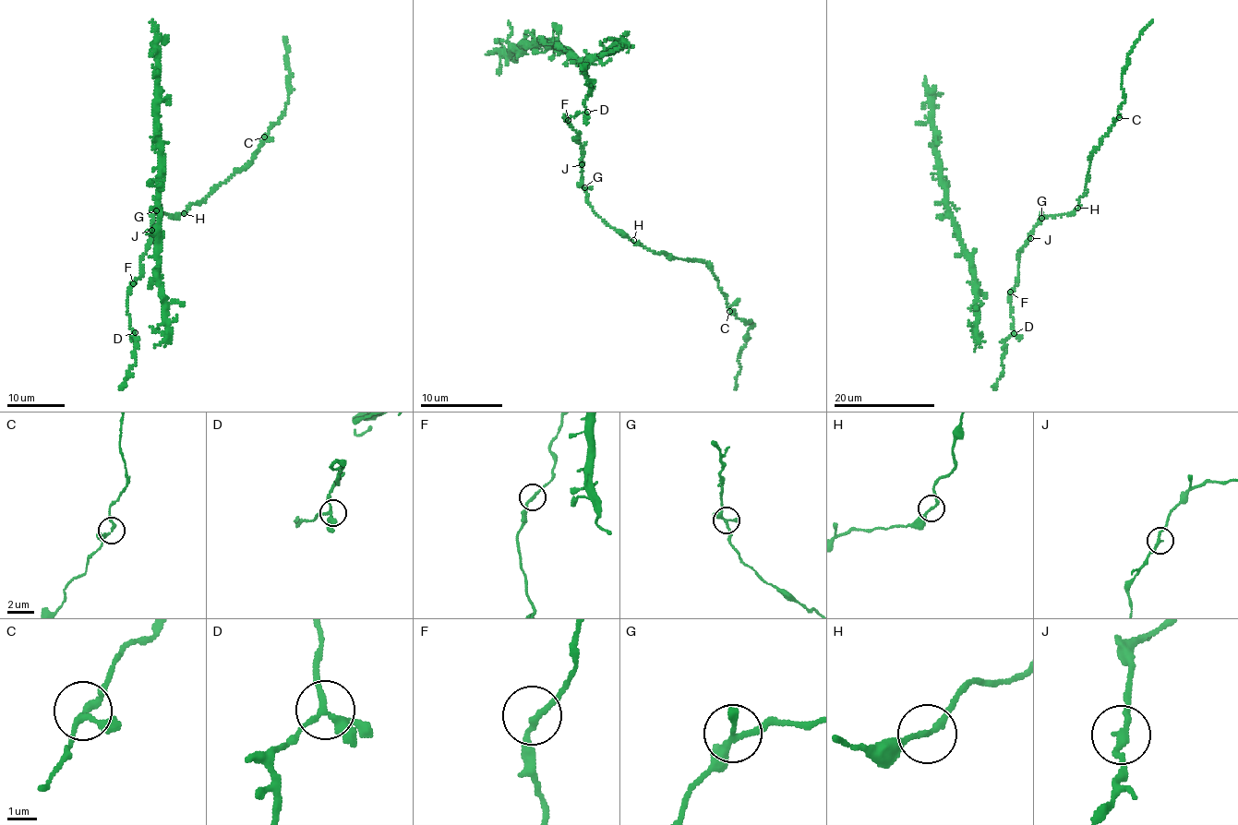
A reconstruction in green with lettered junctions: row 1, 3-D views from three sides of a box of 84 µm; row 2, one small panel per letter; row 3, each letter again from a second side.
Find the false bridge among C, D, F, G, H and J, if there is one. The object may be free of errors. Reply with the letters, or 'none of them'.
none of them

